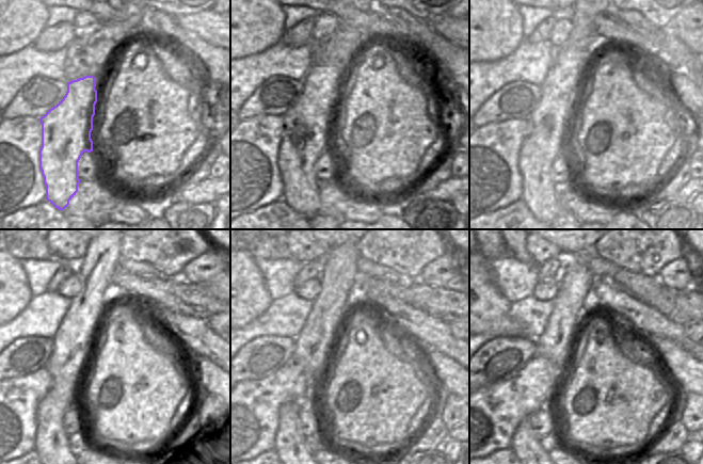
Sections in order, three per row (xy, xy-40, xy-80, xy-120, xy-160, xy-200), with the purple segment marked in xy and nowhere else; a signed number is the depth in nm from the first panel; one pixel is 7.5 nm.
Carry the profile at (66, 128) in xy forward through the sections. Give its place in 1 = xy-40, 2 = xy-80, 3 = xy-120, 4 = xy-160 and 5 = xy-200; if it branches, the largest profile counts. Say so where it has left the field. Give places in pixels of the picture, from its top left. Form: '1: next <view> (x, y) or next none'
1: next xy-40 (305, 126)
2: next xy-80 (548, 121)
3: next xy-120 (75, 341)
4: next xy-160 (339, 278)
5: next xy-200 (575, 283)

